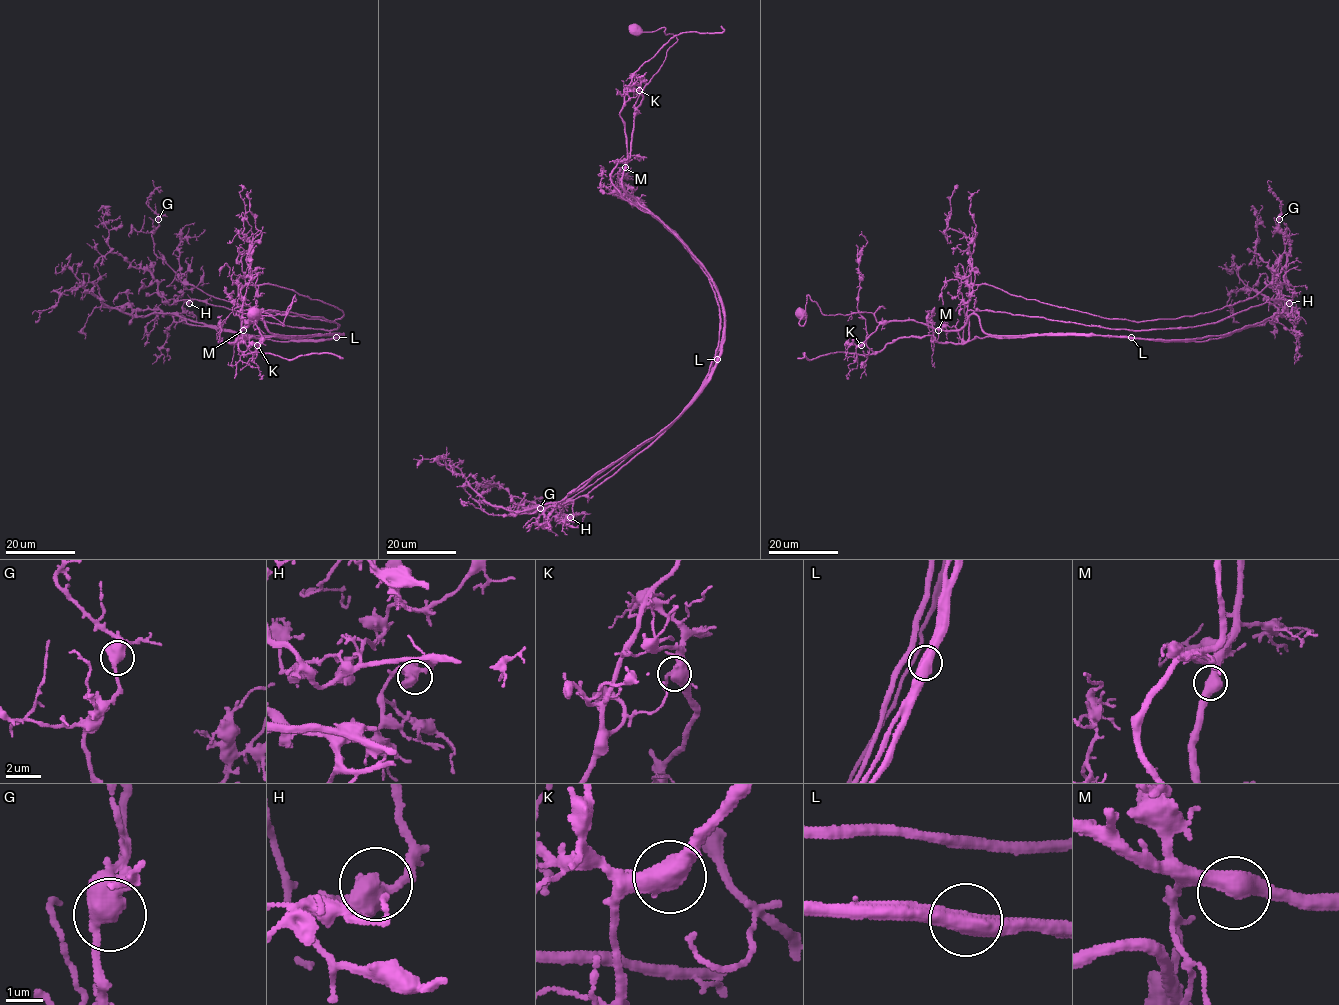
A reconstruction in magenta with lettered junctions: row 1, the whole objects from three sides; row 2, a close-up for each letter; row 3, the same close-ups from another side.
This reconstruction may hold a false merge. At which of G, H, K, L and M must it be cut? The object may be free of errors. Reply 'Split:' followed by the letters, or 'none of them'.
Split: L

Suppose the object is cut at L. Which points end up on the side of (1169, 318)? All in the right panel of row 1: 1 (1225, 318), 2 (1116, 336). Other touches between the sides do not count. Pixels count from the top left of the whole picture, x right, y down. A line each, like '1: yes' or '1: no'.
1: yes
2: no

